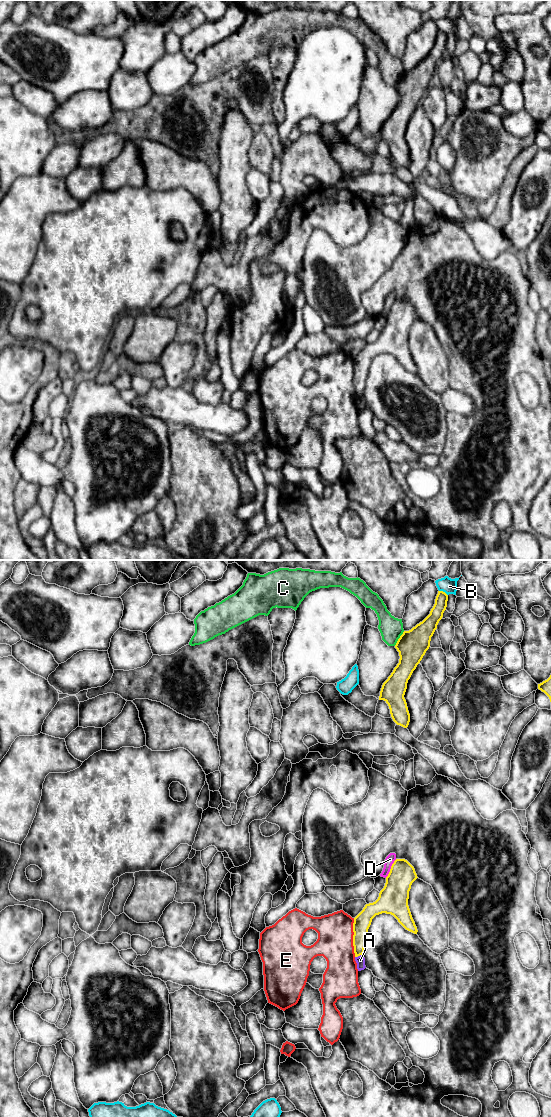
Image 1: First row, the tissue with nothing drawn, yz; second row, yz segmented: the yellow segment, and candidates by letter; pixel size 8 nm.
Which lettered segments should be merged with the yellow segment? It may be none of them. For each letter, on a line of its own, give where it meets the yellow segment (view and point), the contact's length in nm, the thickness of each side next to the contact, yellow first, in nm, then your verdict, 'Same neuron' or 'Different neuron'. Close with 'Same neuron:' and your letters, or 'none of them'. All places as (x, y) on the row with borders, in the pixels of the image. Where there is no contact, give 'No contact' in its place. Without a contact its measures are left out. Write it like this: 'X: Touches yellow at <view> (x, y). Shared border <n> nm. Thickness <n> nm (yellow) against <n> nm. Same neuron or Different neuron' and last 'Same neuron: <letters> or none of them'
A: Touches yellow at yz (359, 955). Shared border 80 nm. Thickness 130 nm (yellow) against 80 nm. Different neuron
B: Touches yellow at yz (442, 591). Shared border 80 nm. Thickness 110 nm (yellow) against 120 nm. Different neuron
C: Touches yellow at yz (399, 638). Shared border 150 nm. Thickness 240 nm (yellow) against 190 nm. Different neuron
D: Touches yellow at yz (391, 868). Shared border 180 nm. Thickness 240 nm (yellow) against 70 nm. Different neuron
E: Touches yellow at yz (353, 937). Shared border 320 nm. Thickness 140 nm (yellow) against 280 nm. Different neuron
Same neuron: none of them

